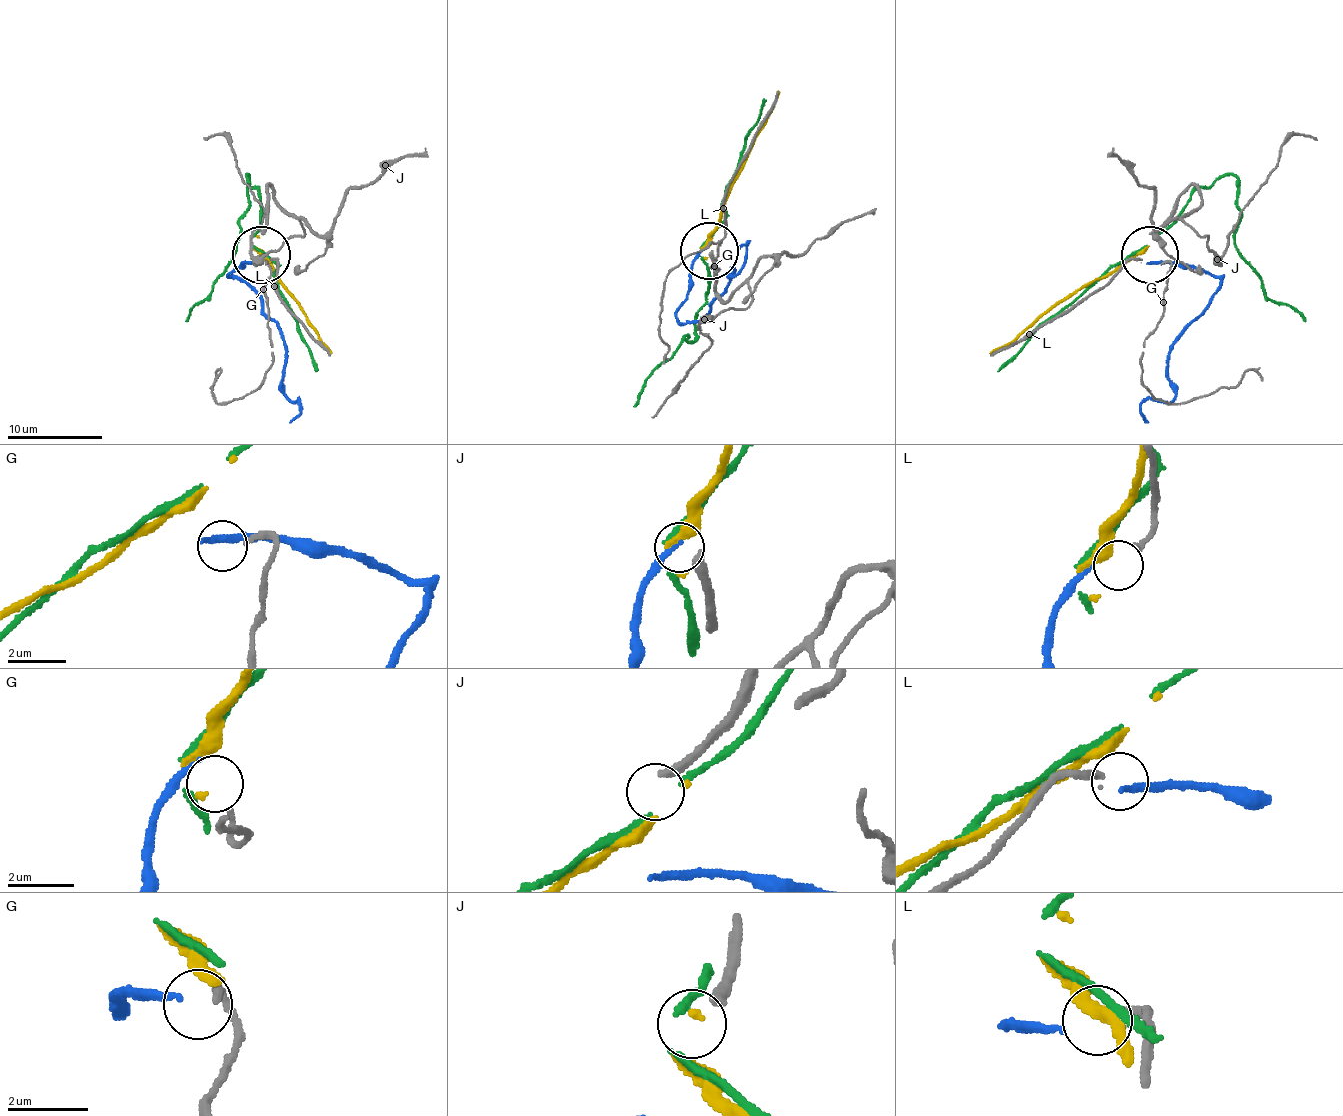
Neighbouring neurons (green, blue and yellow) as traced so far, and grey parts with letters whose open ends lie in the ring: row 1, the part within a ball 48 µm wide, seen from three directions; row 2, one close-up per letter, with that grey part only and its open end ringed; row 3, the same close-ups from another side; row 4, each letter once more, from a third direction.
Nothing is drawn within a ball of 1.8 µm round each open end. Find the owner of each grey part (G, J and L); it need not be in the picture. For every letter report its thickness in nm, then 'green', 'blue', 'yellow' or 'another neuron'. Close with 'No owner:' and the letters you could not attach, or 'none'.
G: 170 nm thick; another neuron
J: 320 nm thick; another neuron
L: 190 nm thick; blue
No owner: G, J

